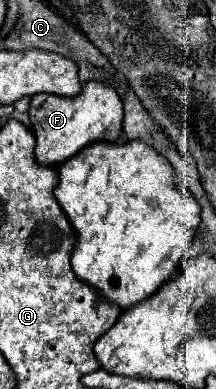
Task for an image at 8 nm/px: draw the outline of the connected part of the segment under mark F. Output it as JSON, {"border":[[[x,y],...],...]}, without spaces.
{"border":[[[89,80],[85,82],[85,92],[77,94],[75,98],[59,98],[57,94],[35,94],[31,98],[29,118],[37,138],[37,162],[57,166],[91,142],[119,140],[123,128],[123,102],[113,86]]]}

